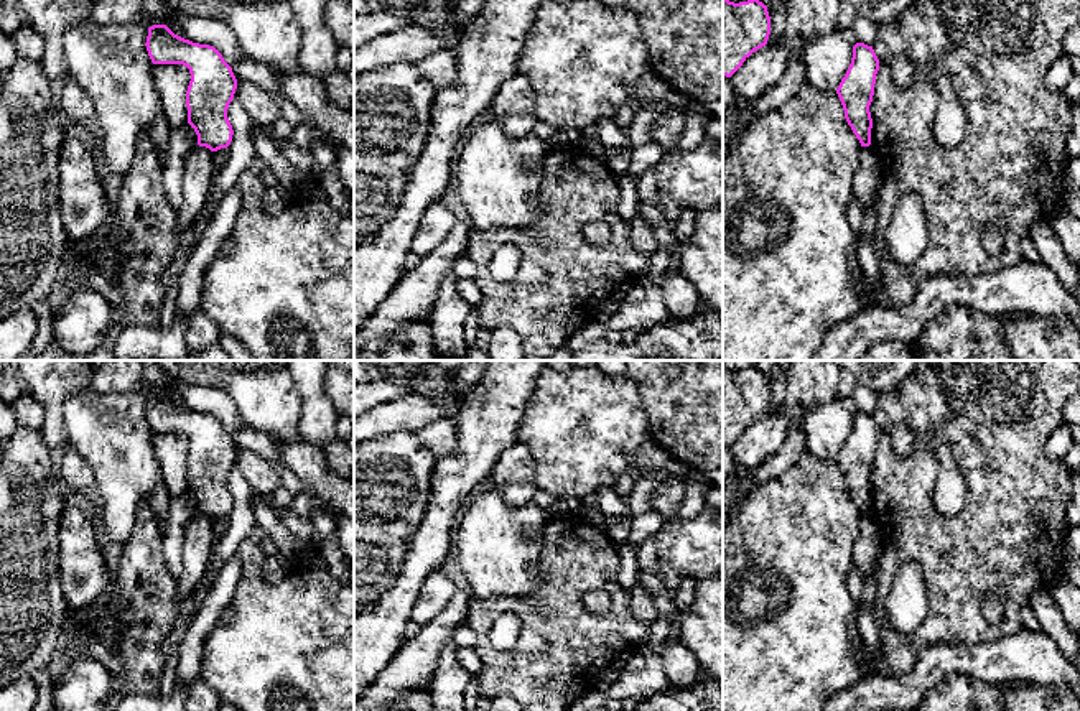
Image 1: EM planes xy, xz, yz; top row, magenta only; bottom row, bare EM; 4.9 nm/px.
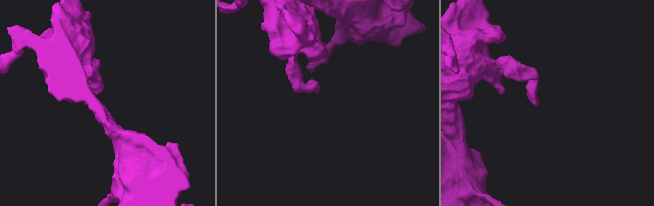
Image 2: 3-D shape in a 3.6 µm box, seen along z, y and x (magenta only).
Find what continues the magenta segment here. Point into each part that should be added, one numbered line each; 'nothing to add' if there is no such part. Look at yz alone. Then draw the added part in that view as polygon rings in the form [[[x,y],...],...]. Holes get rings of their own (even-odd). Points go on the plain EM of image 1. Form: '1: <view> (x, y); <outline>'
nothing to add

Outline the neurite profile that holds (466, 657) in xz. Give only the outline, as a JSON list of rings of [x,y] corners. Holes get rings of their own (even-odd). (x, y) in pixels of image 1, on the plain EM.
[[[459,647],[456,652],[456,658],[459,665],[464,667],[472,676],[476,676],[482,668],[482,662],[474,648]]]

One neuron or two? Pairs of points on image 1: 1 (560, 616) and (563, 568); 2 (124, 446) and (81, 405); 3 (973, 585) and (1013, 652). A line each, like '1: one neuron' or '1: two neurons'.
1: one neuron
2: one neuron
3: two neurons

